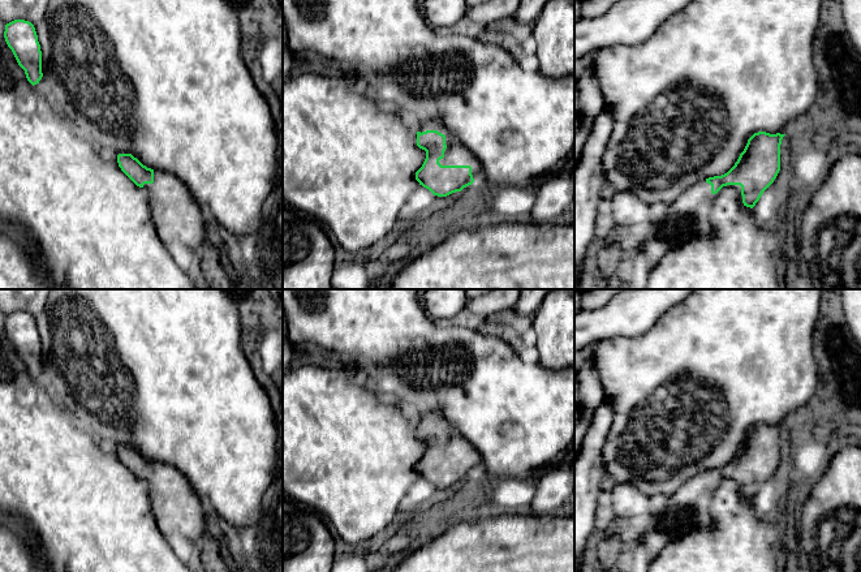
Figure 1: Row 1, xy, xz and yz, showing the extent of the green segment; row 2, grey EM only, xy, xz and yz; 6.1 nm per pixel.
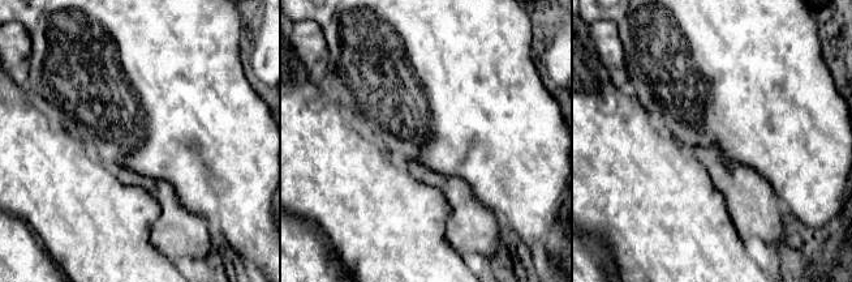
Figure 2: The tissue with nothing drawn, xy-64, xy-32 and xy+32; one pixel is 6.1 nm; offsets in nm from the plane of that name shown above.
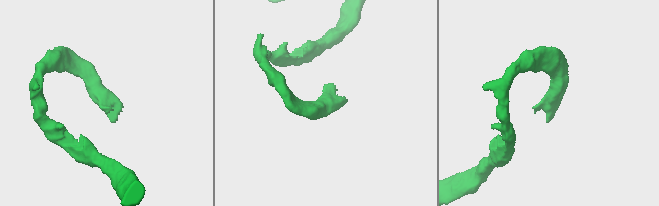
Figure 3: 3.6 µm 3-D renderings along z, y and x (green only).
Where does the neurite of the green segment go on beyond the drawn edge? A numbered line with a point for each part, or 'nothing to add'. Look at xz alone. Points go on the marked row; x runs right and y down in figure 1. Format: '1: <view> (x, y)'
1: xz (455, 154)

